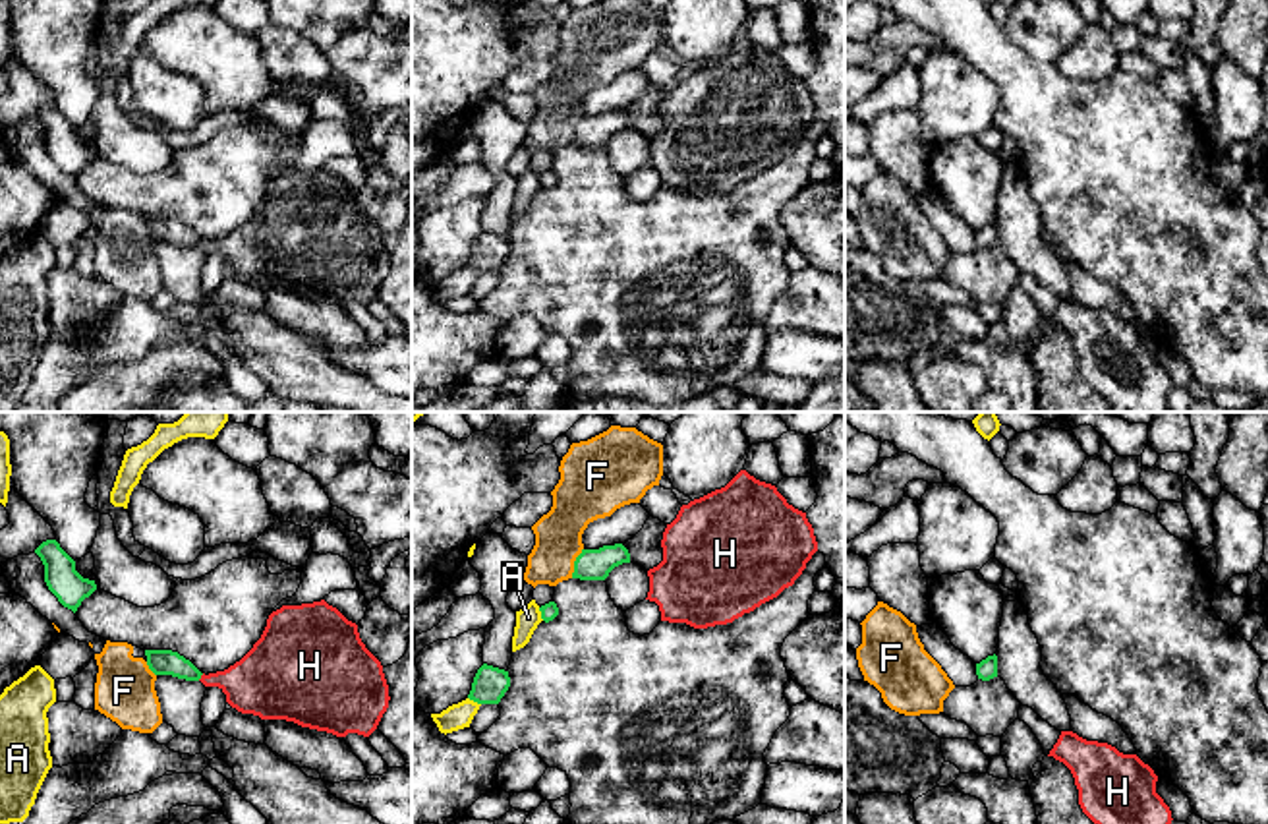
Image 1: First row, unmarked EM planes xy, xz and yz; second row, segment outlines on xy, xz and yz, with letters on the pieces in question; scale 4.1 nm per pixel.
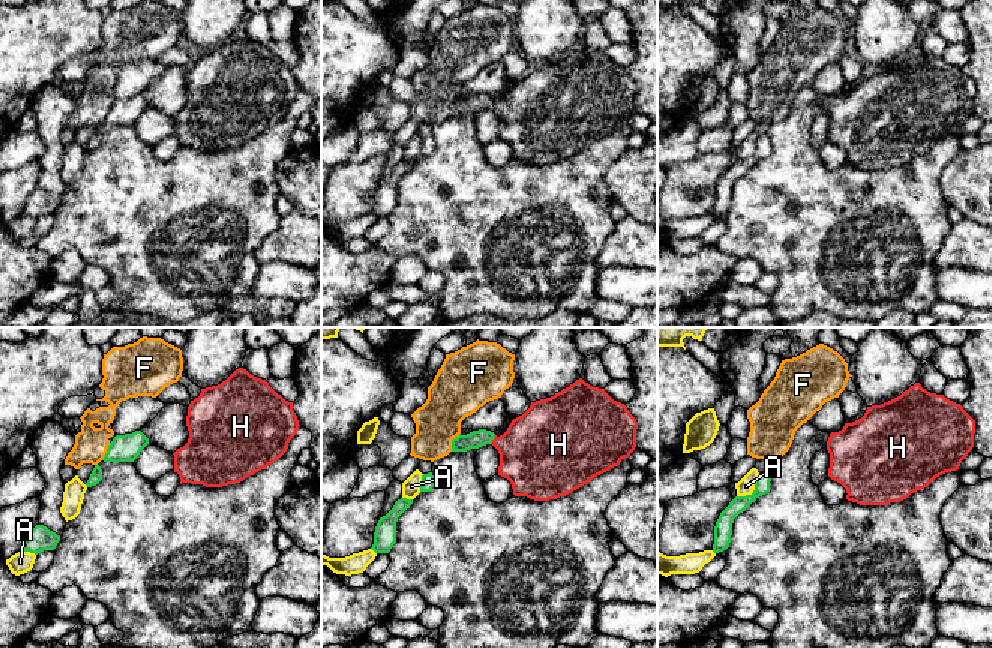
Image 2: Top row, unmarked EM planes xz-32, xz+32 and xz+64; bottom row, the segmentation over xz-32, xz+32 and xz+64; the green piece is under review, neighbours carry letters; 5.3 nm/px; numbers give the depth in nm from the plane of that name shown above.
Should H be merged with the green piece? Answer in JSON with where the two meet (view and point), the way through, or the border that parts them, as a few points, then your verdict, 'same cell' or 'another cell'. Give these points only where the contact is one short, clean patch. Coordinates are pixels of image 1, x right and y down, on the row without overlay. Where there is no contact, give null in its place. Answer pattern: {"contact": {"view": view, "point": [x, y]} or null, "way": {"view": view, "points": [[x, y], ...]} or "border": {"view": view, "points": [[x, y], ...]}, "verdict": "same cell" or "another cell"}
{"contact": {"view": "xy", "point": [200, 244]}, "way": {"view": "xy", "points": [[161, 229], [171, 229], [200, 244], [259, 250]]}, "verdict": "same cell"}

